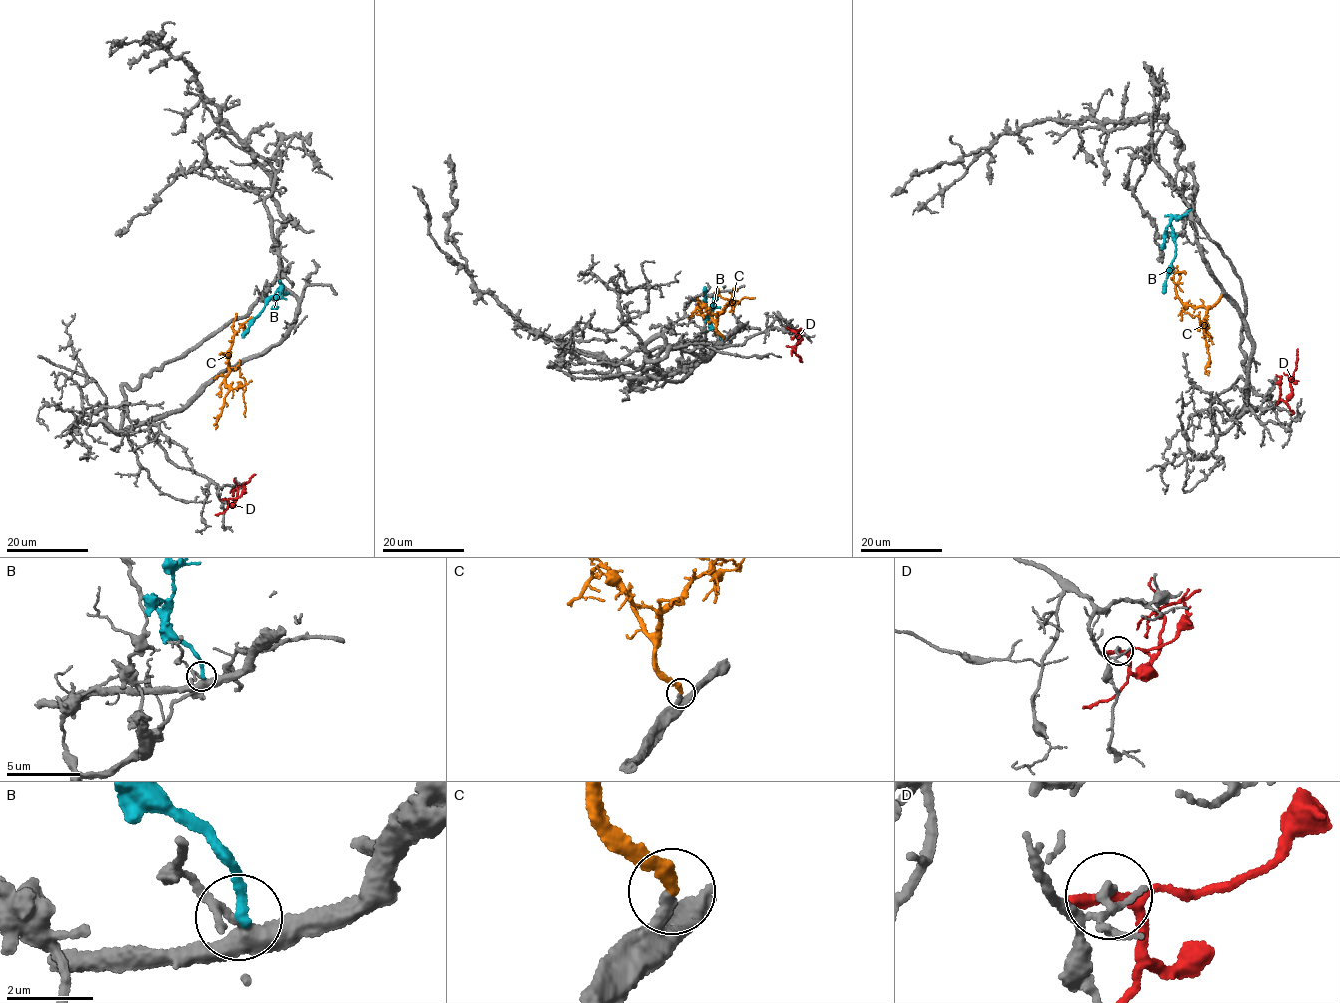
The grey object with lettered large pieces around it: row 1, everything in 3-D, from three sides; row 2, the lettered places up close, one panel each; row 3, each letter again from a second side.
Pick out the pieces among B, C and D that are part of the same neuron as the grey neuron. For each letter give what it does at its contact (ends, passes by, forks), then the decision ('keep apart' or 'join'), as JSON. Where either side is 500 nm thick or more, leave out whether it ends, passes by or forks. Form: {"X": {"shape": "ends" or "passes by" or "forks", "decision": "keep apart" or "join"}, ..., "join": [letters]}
{"B": {"shape": "ends", "decision": "keep apart"}, "C": {"shape": "ends", "decision": "join"}, "D": {"shape": "passes by", "decision": "keep apart"}, "join": ["C"]}

